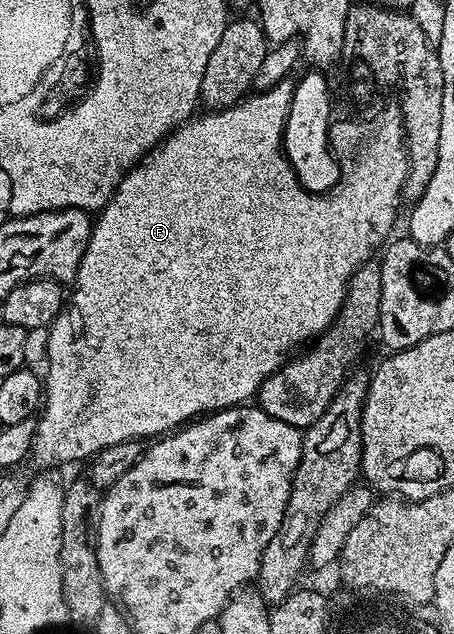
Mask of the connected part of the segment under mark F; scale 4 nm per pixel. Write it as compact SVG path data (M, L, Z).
M285 79L269 90L245 96L235 105L204 111L195 119L185 121L148 152L147 157L141 157L129 169L120 180L116 192L99 210L88 246L82 255L82 263L76 272L76 290L70 293L60 314L46 329L48 370L42 373L42 408L36 417L36 434L32 441L32 453L42 464L87 462L106 447L114 447L114 443L144 437L156 439L201 415L251 402L259 394L264 380L283 367L293 350L315 341L321 333L331 329L339 318L344 296L348 294L348 280L356 274L358 266L373 260L372 252L389 240L388 232L396 221L396 208L402 202L404 184L408 178L404 121L396 121L396 125L376 125L376 137L368 141L368 149L364 149L364 157L360 157L360 169L356 169L356 173L352 173L352 181L344 185L344 197L332 197L332 201L328 201L327 193L311 193L300 185L284 153L284 124L296 84L295 80Z

